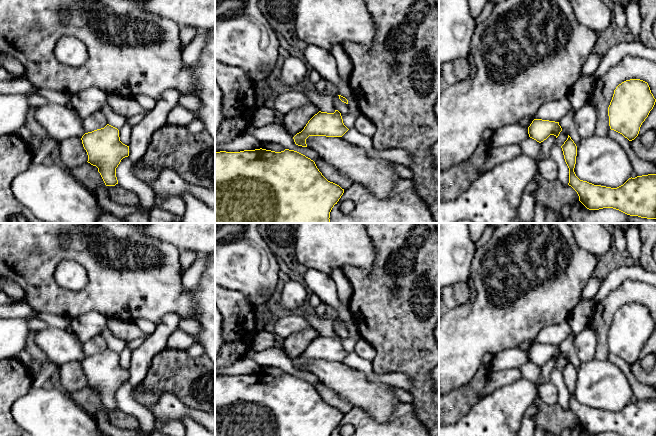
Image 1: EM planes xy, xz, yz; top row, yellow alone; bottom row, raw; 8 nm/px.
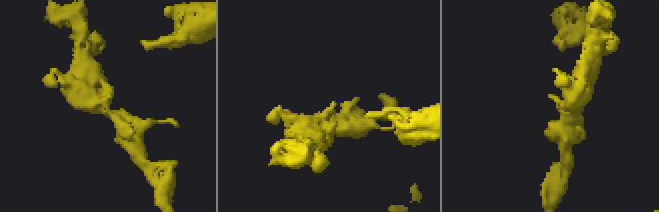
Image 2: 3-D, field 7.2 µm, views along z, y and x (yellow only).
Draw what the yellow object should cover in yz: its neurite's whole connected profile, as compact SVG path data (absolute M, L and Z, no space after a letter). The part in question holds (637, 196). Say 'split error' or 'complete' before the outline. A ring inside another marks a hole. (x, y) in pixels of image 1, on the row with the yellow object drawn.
complete; M568 135L567 140L561 146L565 162L569 168L569 183L578 194L579 201L589 210L613 208L630 216L638 216L647 219L656 219L656 174L648 174L629 178L623 185L611 188L601 185L594 185L587 181L580 180L575 172L577 146Z

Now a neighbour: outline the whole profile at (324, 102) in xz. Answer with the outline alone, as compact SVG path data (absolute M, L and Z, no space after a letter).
M300 89L312 101L312 104L316 105L321 112L335 112L336 109L334 107L332 96L320 93L317 90Z

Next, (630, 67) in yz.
M624 56L604 76L596 79L590 103L597 115L595 129L597 136L608 136L610 131L608 107L614 90L619 84L630 79L647 82L656 99L656 62L636 56Z

